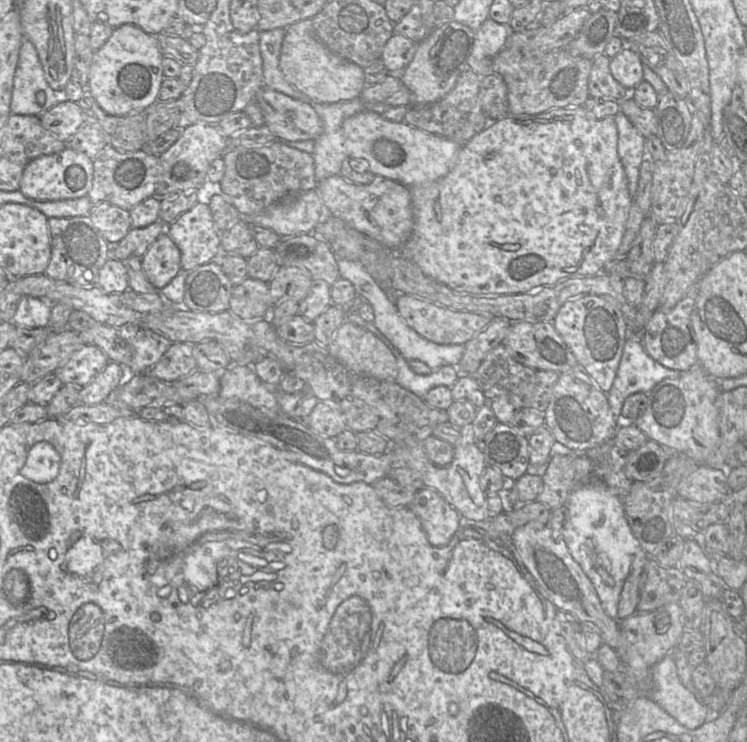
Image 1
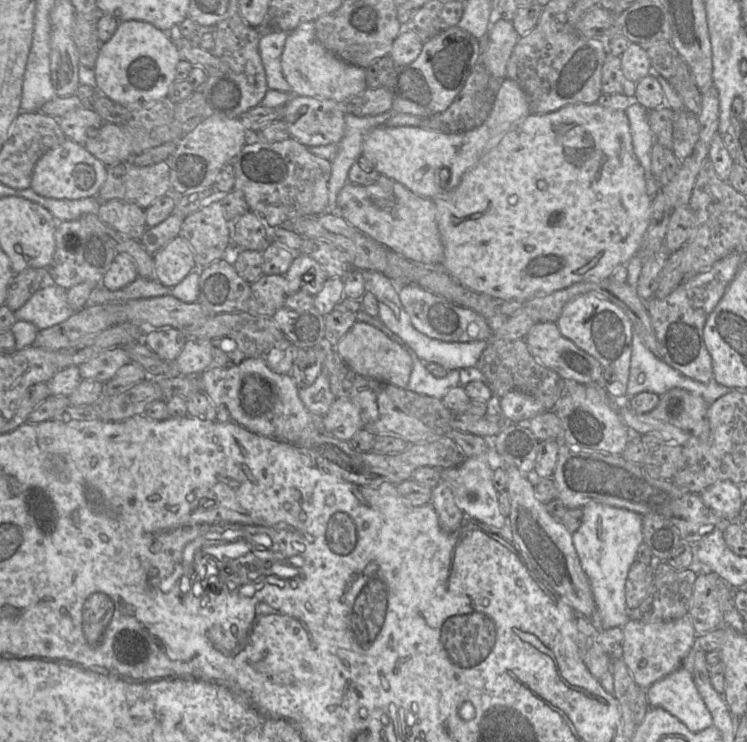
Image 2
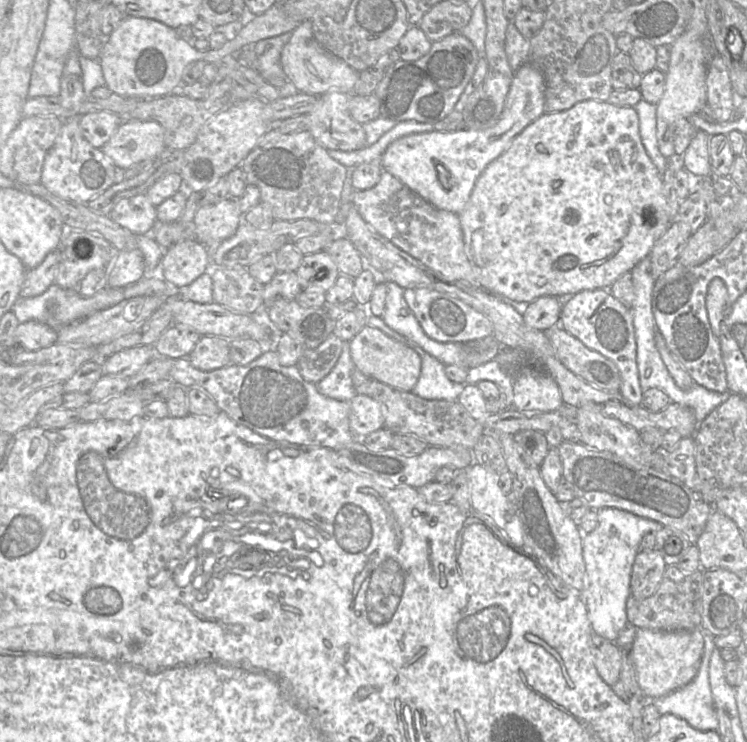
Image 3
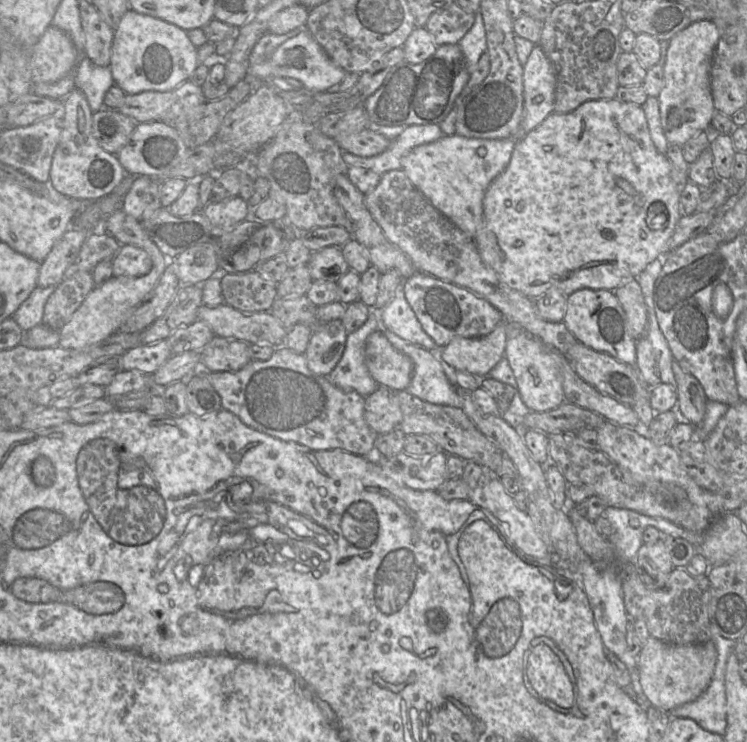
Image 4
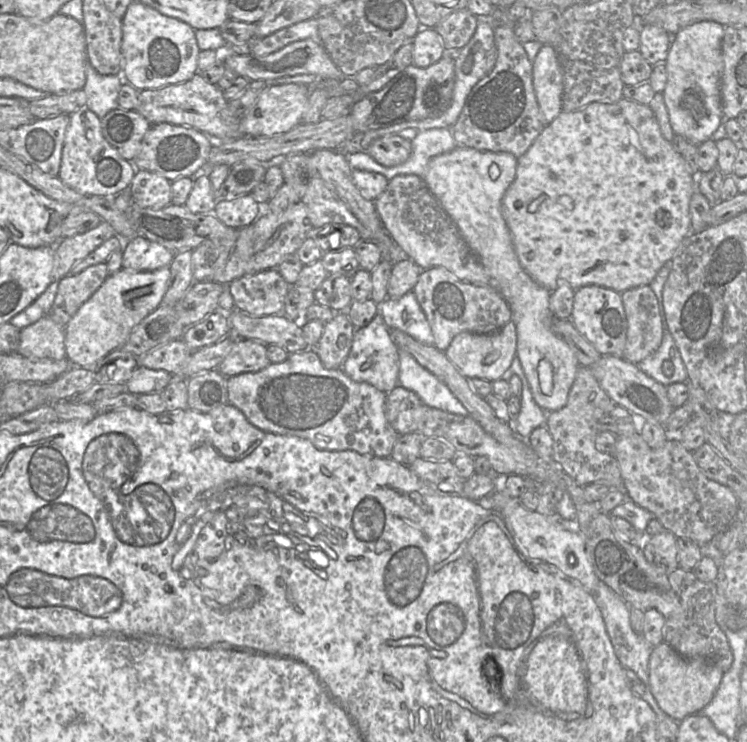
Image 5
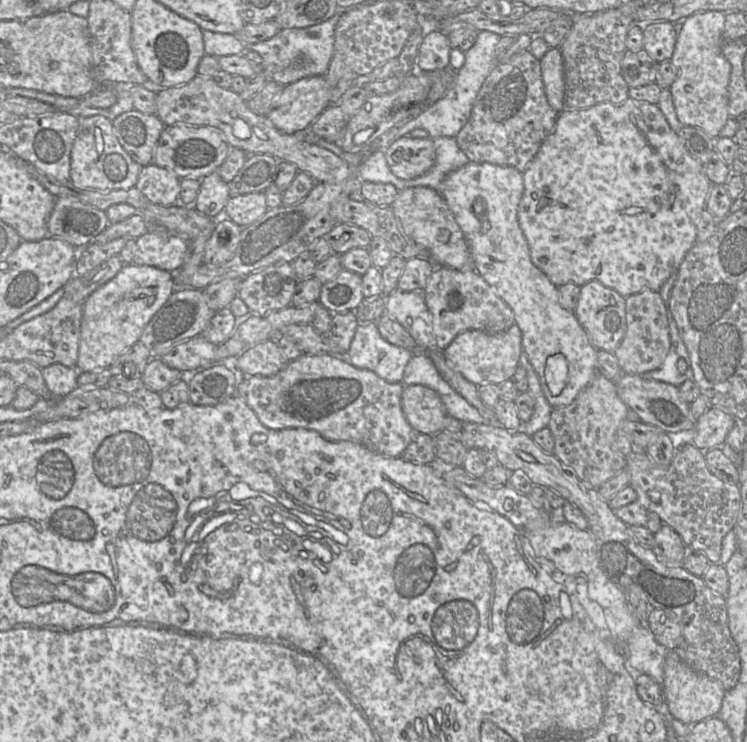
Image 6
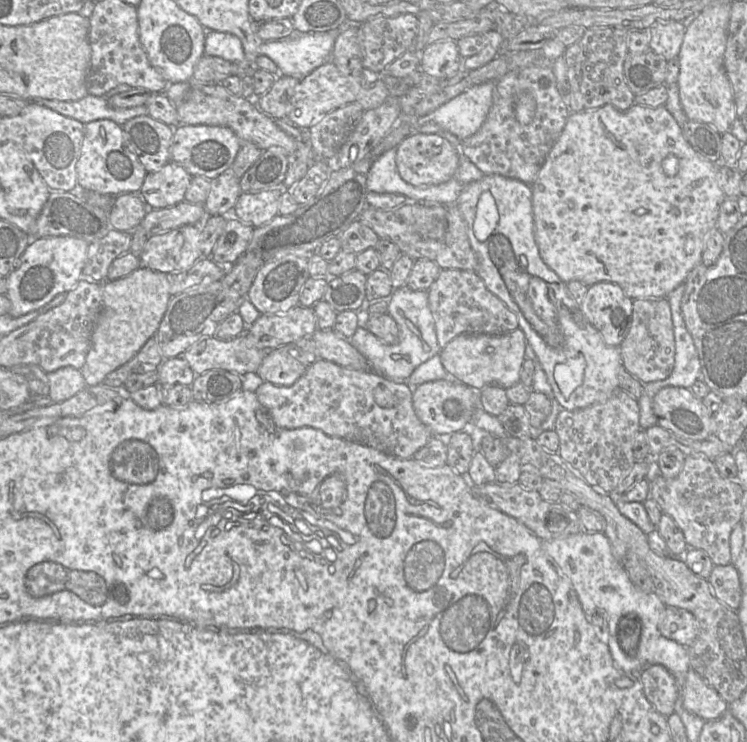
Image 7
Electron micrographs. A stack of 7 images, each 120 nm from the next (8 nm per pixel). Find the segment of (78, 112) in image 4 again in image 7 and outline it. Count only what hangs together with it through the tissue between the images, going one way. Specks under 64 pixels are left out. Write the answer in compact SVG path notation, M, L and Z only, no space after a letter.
M99 119L85 124L76 172L77 189L109 195L139 193L148 173L132 150L122 126L110 119Z

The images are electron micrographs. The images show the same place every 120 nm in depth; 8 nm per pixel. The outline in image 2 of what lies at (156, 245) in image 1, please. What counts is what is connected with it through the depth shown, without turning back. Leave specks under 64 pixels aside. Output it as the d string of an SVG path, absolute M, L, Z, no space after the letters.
M180 236L169 241L152 256L155 279L170 289L197 269L190 245Z

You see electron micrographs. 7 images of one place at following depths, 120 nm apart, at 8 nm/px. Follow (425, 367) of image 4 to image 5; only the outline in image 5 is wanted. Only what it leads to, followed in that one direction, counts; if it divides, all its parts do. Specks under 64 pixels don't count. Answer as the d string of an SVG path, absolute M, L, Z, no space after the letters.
M399 349L399 385L413 391L427 406L462 416L469 414L441 380L403 349Z

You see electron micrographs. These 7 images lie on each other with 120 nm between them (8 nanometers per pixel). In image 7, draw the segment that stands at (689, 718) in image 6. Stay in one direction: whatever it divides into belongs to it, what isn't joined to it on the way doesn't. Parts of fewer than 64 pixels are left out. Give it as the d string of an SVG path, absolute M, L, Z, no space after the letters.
M692 668L686 674L681 697L683 707L705 721L720 717L729 706L719 693Z

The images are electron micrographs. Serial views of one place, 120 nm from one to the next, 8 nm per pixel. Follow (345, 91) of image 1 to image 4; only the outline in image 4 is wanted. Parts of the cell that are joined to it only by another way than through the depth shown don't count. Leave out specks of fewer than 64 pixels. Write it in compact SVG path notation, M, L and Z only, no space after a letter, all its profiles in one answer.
M308 28L297 36L281 44L263 62L250 65L249 76L268 80L273 77L291 77L299 80L305 88L313 92L335 91L337 85L345 78L347 72L333 63L324 49L314 39Z

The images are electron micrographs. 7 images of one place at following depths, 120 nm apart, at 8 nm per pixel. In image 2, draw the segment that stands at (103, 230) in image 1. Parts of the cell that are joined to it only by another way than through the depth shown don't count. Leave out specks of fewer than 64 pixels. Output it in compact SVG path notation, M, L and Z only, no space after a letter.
M124 200L100 202L97 216L114 230L135 240L140 240L148 228L144 209Z

